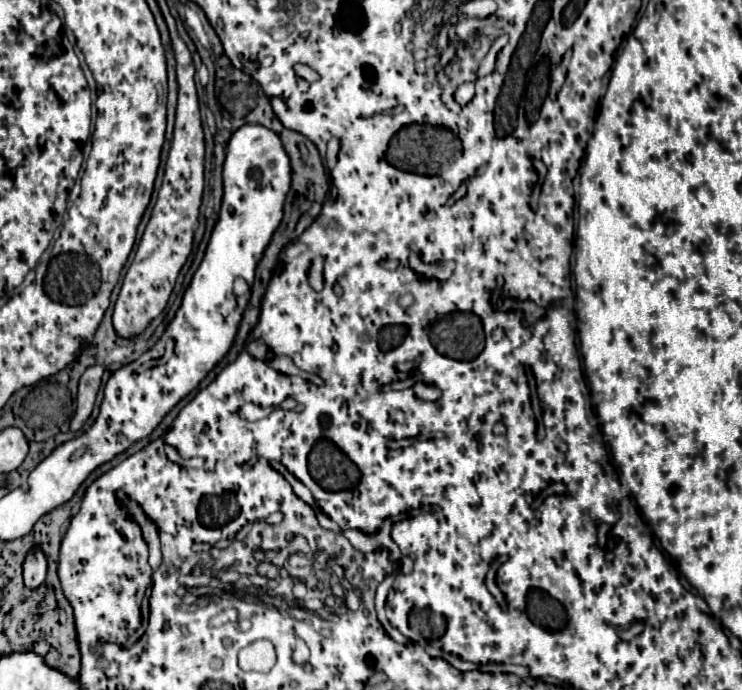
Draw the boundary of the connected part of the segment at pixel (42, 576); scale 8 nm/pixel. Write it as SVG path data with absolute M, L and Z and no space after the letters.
M36 547L24 557L24 563L22 563L24 585L28 589L36 589L46 581L46 575L48 575L48 557L40 547Z

